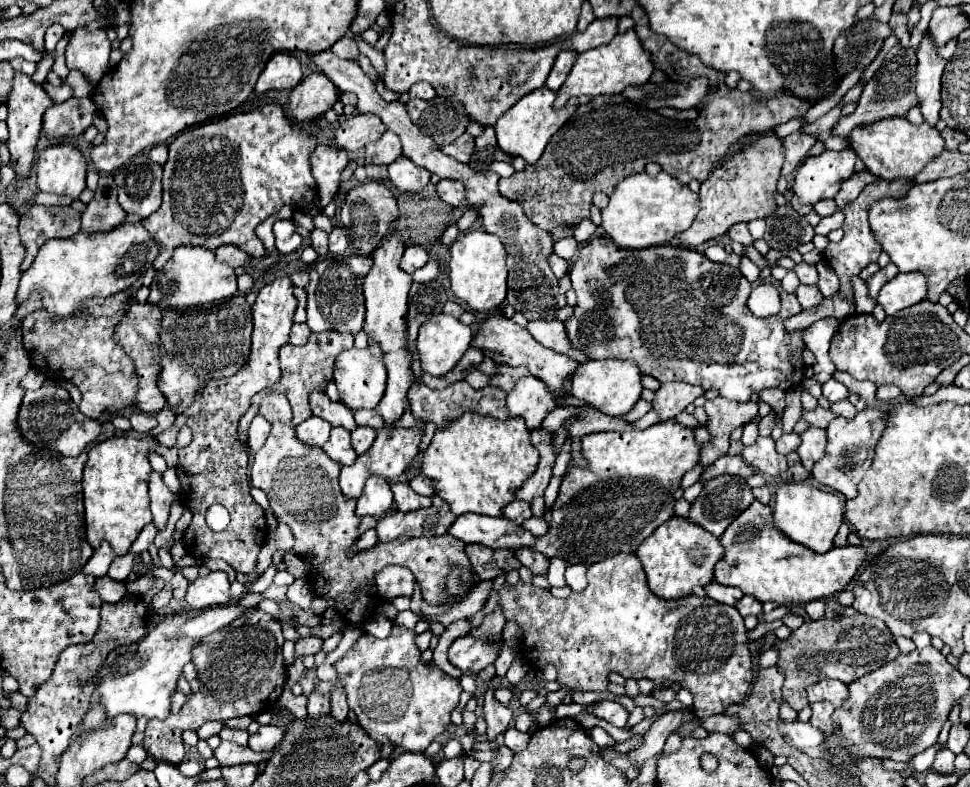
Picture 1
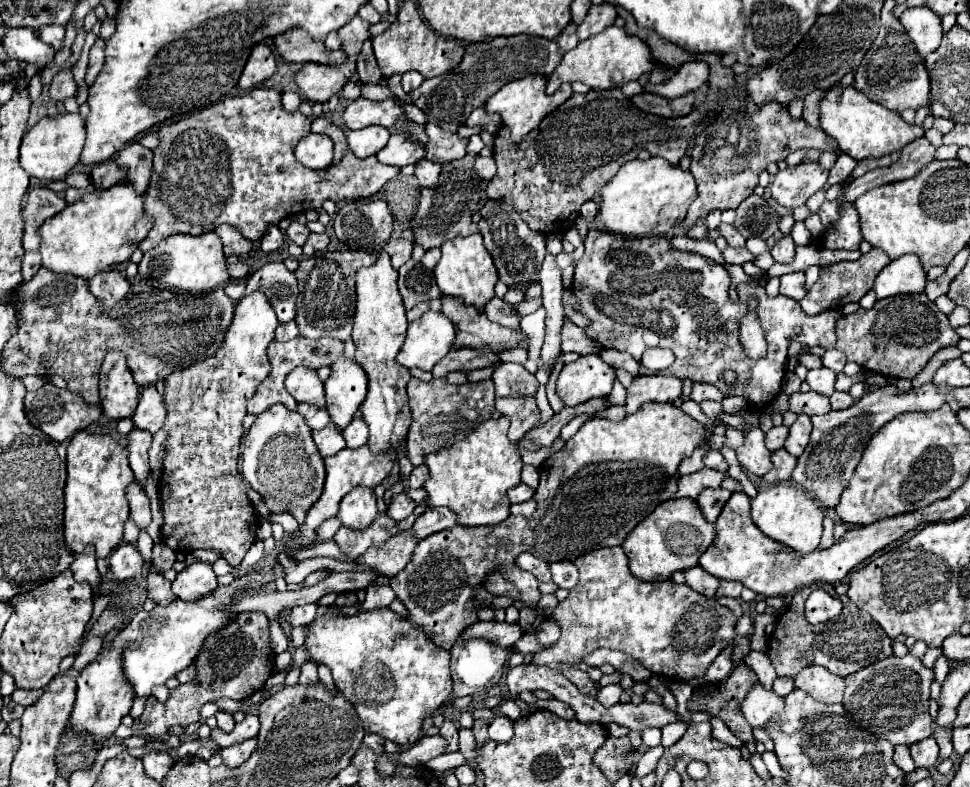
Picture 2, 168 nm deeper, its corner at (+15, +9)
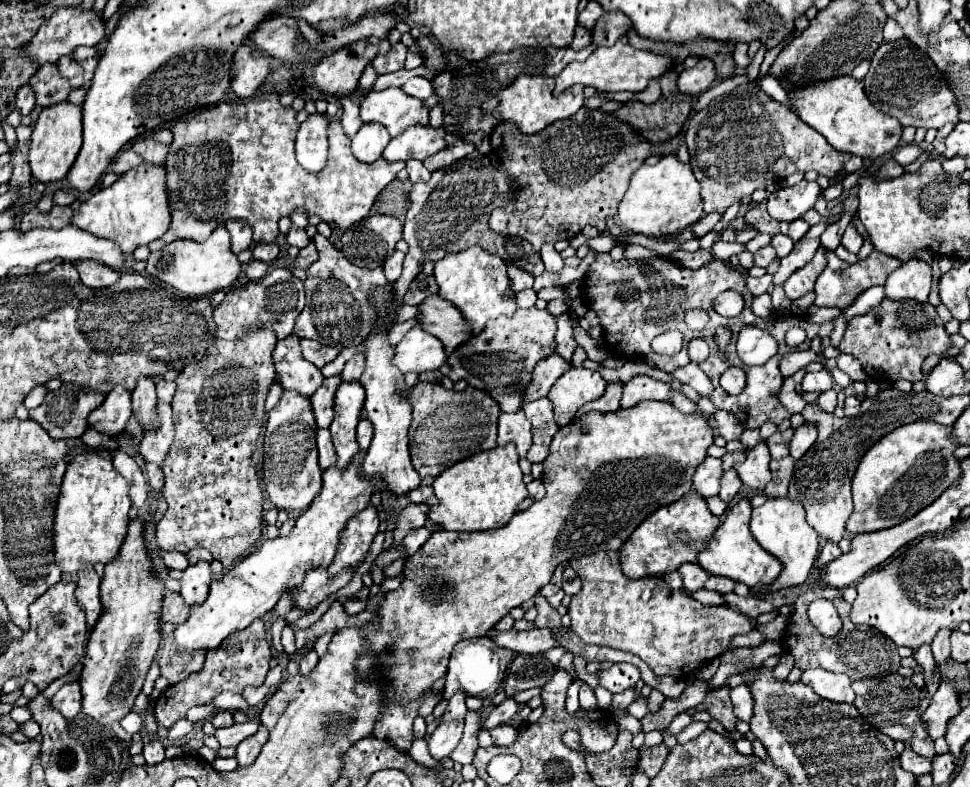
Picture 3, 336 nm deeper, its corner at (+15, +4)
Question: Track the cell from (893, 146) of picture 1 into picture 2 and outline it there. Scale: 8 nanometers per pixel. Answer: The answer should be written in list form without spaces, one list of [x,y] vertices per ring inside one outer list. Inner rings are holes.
[[[836,84],[824,92],[824,98],[820,100],[820,128],[838,142],[844,154],[850,154],[856,160],[886,156],[894,150],[902,150],[908,142],[924,136],[924,130],[920,126],[906,124],[898,112],[892,112],[882,104],[870,102],[854,86],[842,84]]]

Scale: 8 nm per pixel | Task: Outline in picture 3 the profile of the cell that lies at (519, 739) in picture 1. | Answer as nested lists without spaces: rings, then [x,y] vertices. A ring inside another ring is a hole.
[[[498,725],[498,727],[490,729],[490,735],[492,735],[496,745],[510,747],[516,741],[516,737],[518,737],[518,729],[514,725]]]

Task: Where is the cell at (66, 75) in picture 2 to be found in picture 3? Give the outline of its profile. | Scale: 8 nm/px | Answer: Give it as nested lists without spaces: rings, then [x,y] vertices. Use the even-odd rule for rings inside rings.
[[[68,55],[68,57],[60,57],[60,61],[58,61],[58,71],[60,71],[60,75],[62,75],[64,79],[68,79],[70,89],[78,89],[78,87],[84,85],[82,69],[80,69],[80,65],[76,65],[76,63],[70,61],[70,59],[72,59],[70,55]]]

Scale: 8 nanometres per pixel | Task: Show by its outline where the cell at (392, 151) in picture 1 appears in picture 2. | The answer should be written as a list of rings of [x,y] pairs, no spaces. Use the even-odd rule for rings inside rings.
[[[368,126],[364,130],[344,130],[346,138],[348,138],[348,146],[350,150],[358,156],[358,158],[368,158],[374,156],[376,152],[380,152],[388,138],[390,132],[384,126]]]

